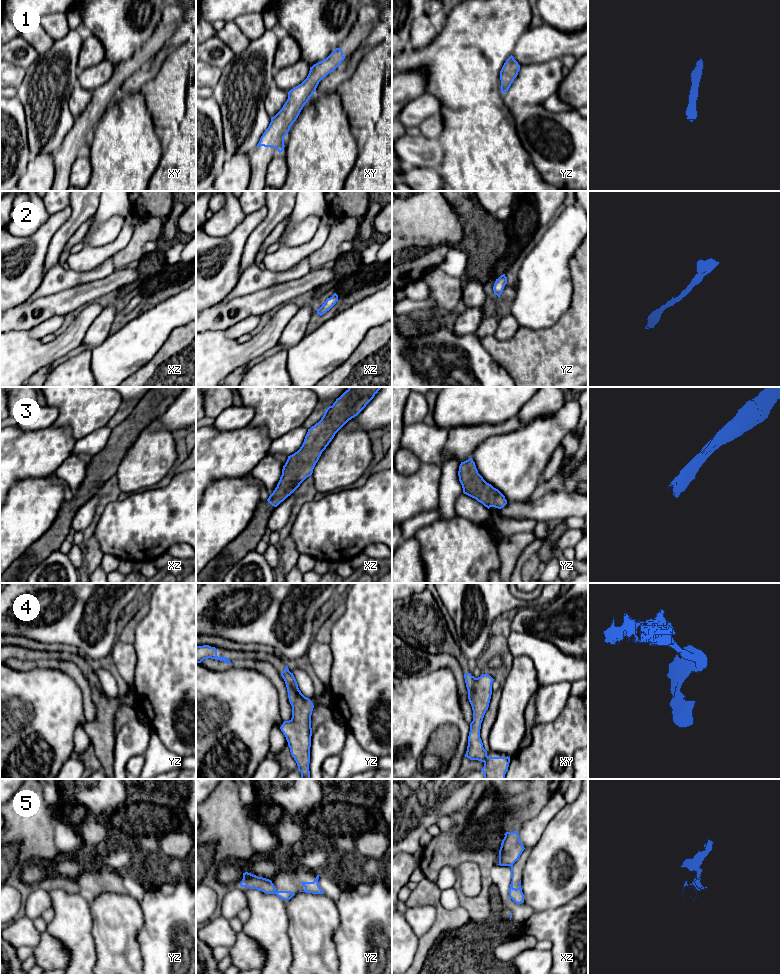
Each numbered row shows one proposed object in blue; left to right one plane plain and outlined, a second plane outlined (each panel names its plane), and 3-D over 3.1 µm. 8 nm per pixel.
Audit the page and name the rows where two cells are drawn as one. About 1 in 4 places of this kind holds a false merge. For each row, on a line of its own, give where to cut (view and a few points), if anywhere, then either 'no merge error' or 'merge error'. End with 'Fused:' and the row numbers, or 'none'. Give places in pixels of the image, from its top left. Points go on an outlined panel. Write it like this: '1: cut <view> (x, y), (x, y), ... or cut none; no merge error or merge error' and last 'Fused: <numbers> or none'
1: cut none; no merge error
2: cut none; no merge error
3: cut none; no merge error
4: cut none; no merge error
5: cut yz (275, 891), (276, 893); merge error
Fused: 5

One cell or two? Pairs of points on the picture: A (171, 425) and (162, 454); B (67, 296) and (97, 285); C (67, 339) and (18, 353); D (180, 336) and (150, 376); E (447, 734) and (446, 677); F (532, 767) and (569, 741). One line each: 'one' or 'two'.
A: two
B: one
C: one
D: one
E: two
F: one

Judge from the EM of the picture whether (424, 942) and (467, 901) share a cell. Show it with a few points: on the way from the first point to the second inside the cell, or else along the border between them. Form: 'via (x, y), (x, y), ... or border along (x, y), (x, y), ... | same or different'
border along (460, 905), (467, 912), (469, 922) | different

